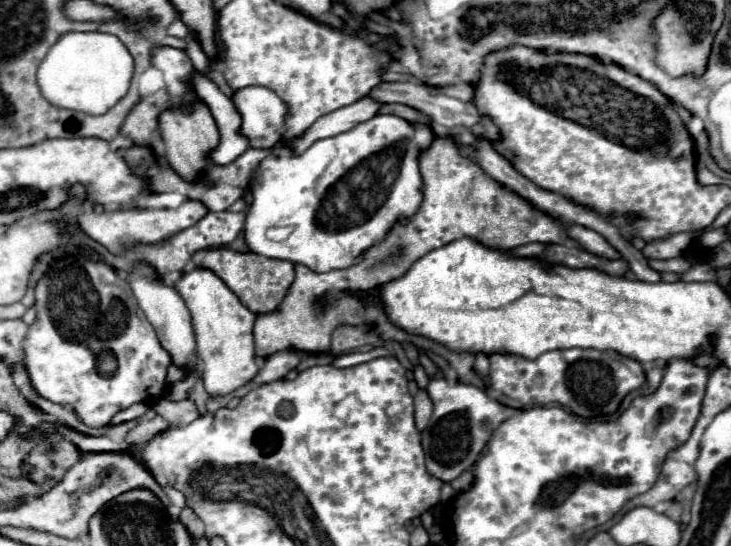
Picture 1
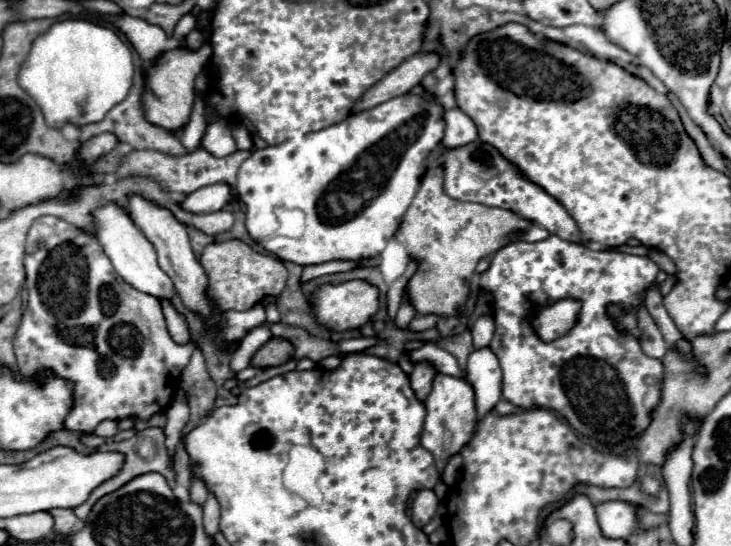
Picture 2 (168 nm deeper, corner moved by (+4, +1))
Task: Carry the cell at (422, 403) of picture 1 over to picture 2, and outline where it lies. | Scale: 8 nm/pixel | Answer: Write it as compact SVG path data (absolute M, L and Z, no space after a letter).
M414 364L414 372L410 376L410 384L412 384L412 390L414 390L414 394L416 394L416 398L420 402L424 402L426 396L430 394L434 376L436 376L436 372L432 370L430 364Z

